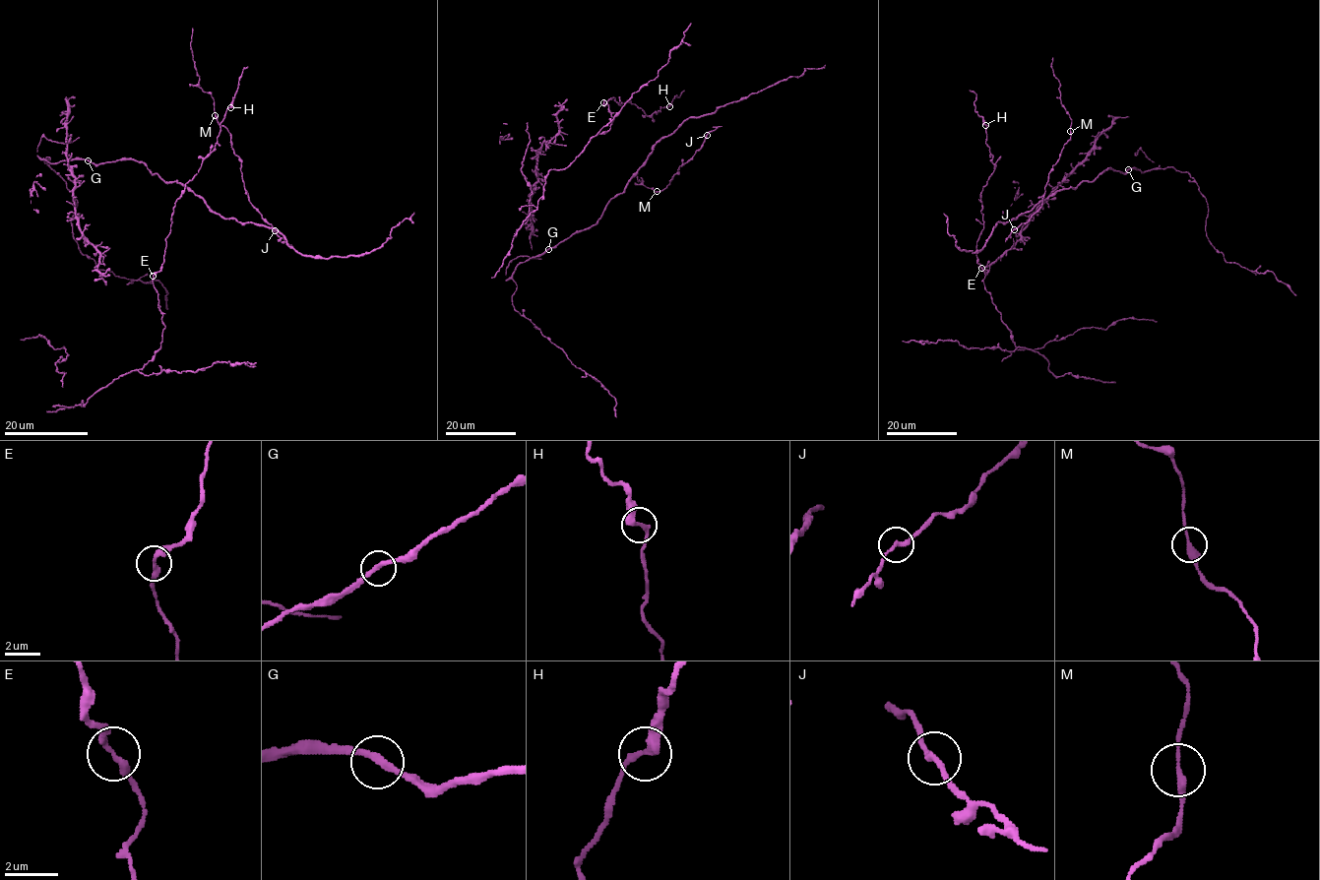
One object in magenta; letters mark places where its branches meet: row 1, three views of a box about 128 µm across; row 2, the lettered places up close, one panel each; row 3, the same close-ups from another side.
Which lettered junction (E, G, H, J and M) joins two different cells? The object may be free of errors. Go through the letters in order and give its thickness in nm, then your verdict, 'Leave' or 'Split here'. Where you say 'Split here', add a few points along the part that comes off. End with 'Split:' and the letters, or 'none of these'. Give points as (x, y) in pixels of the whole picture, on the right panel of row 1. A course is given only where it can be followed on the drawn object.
E: Thickness 280 nm. Leave
G: Thickness 260 nm. Leave
H: Thickness 300 nm. Leave
J: Thickness 220 nm. Leave
M: Thickness 280 nm. Split here. Course of the part to remove: (1070, 131), (1072, 119), (1060, 98), (1059, 81), (1051, 68), (1052, 58)
Split: M

